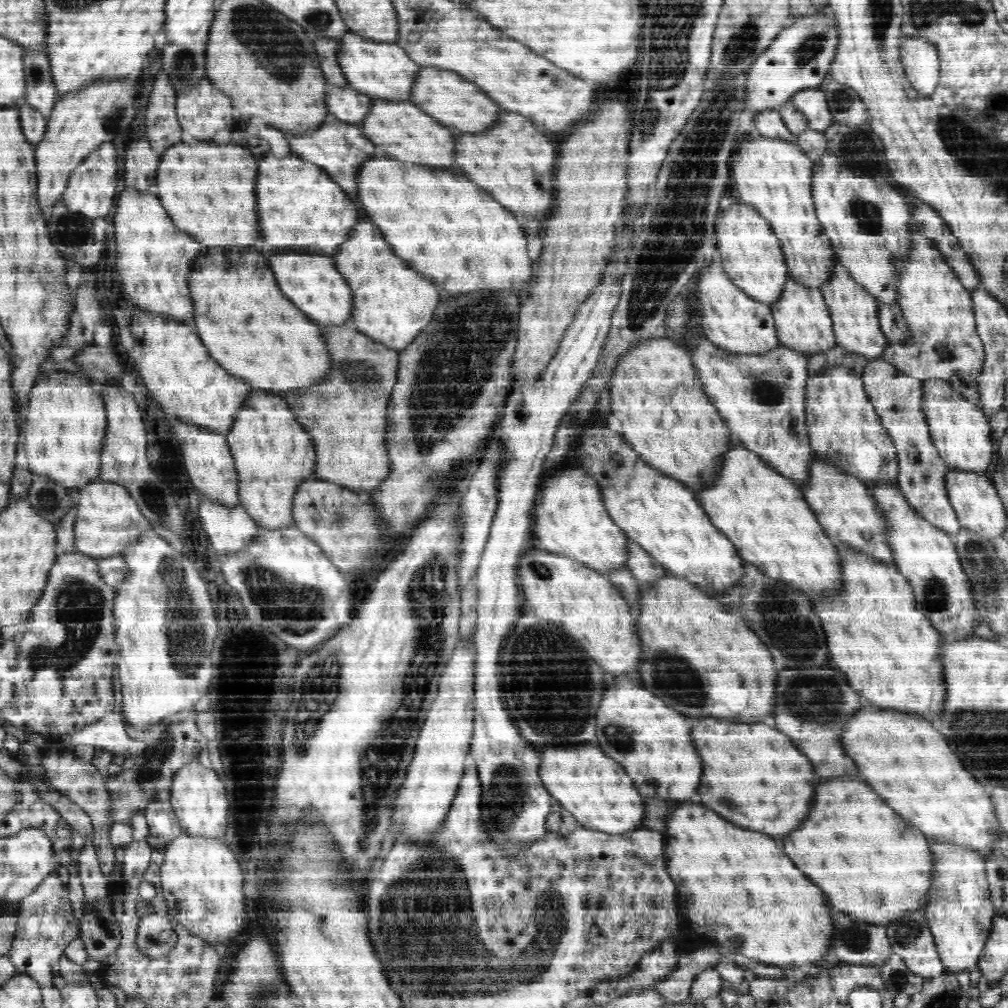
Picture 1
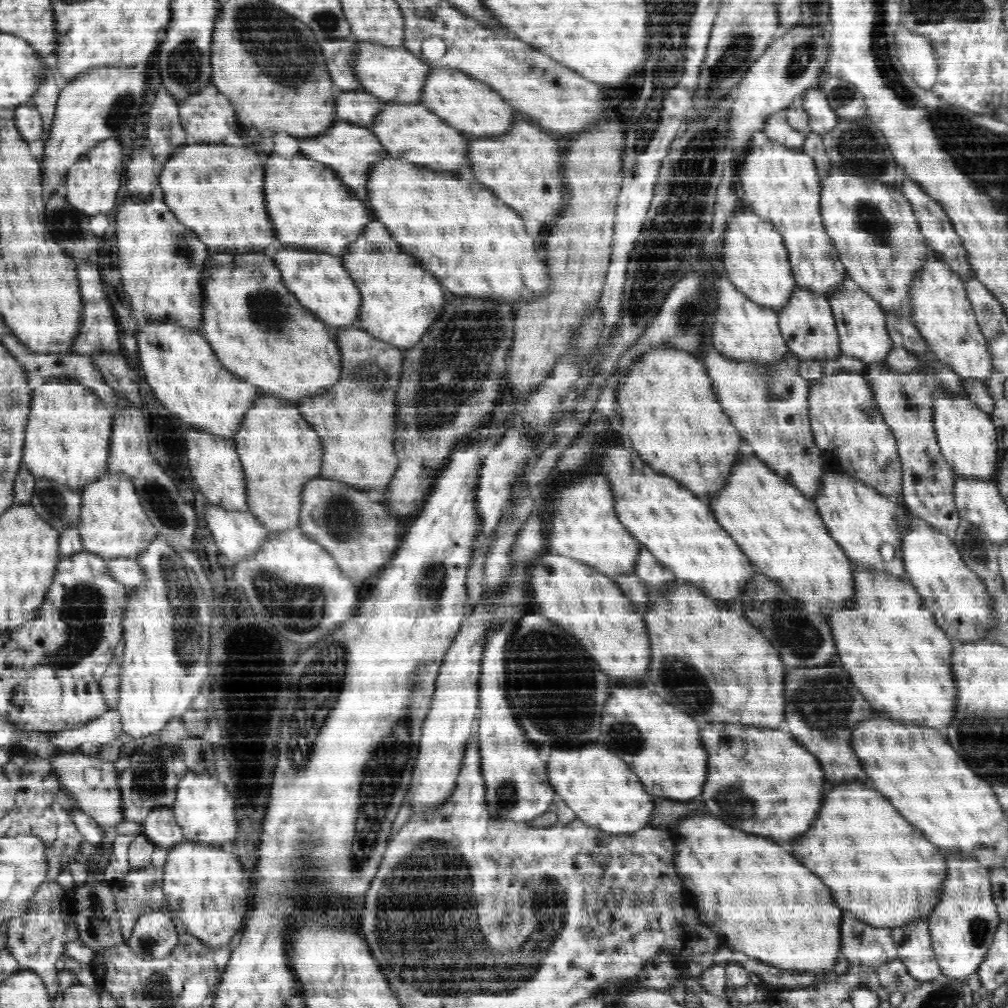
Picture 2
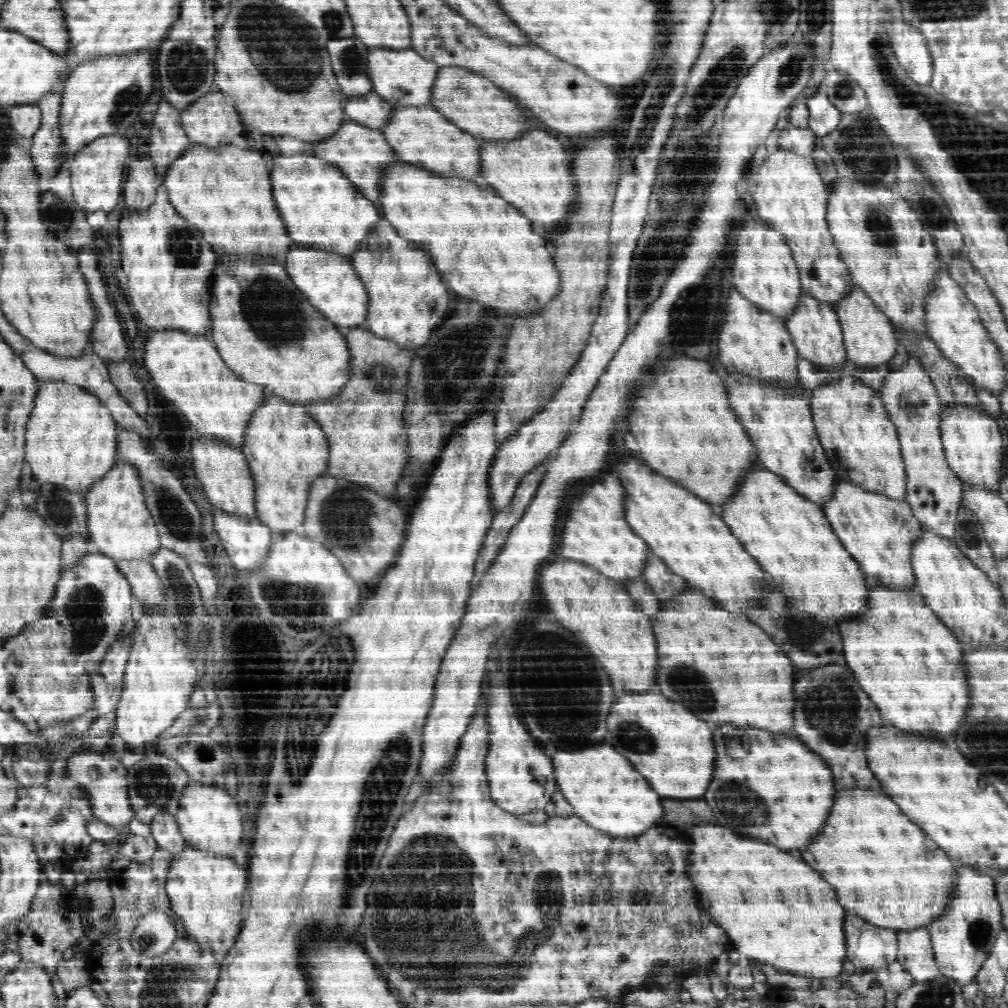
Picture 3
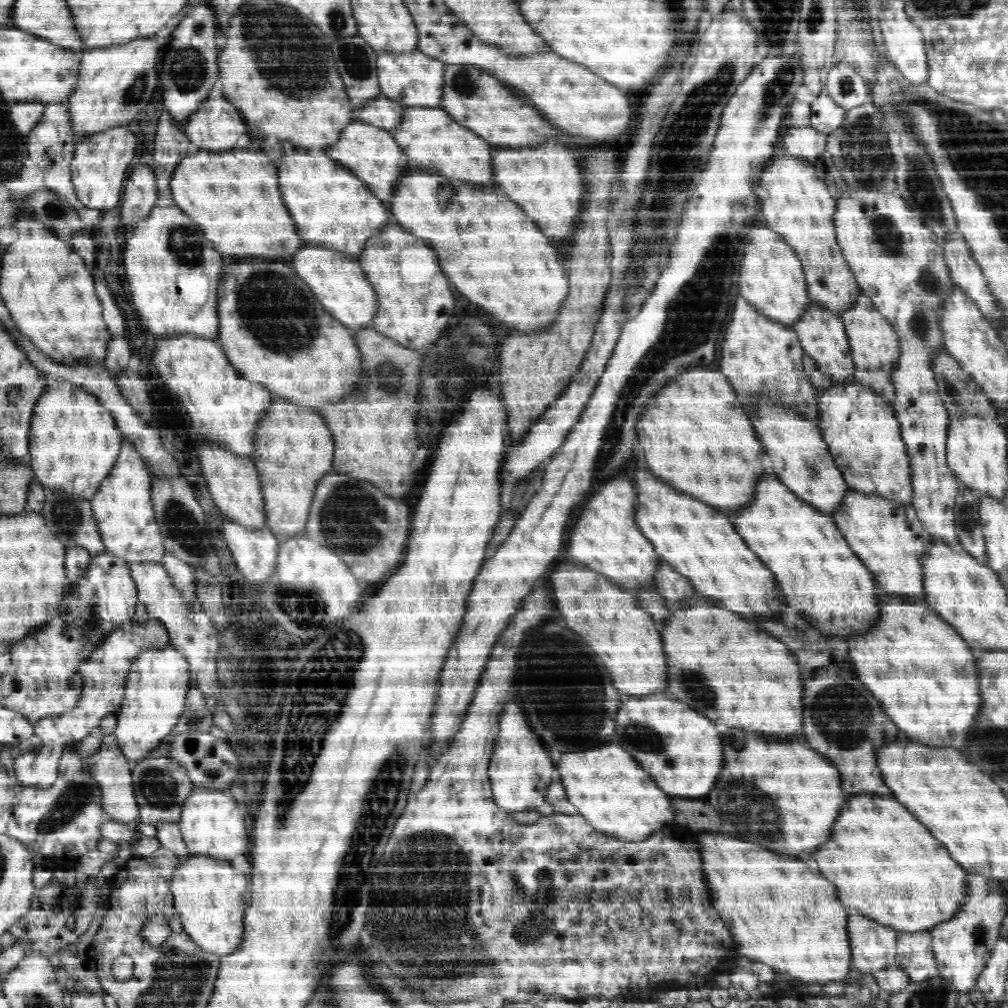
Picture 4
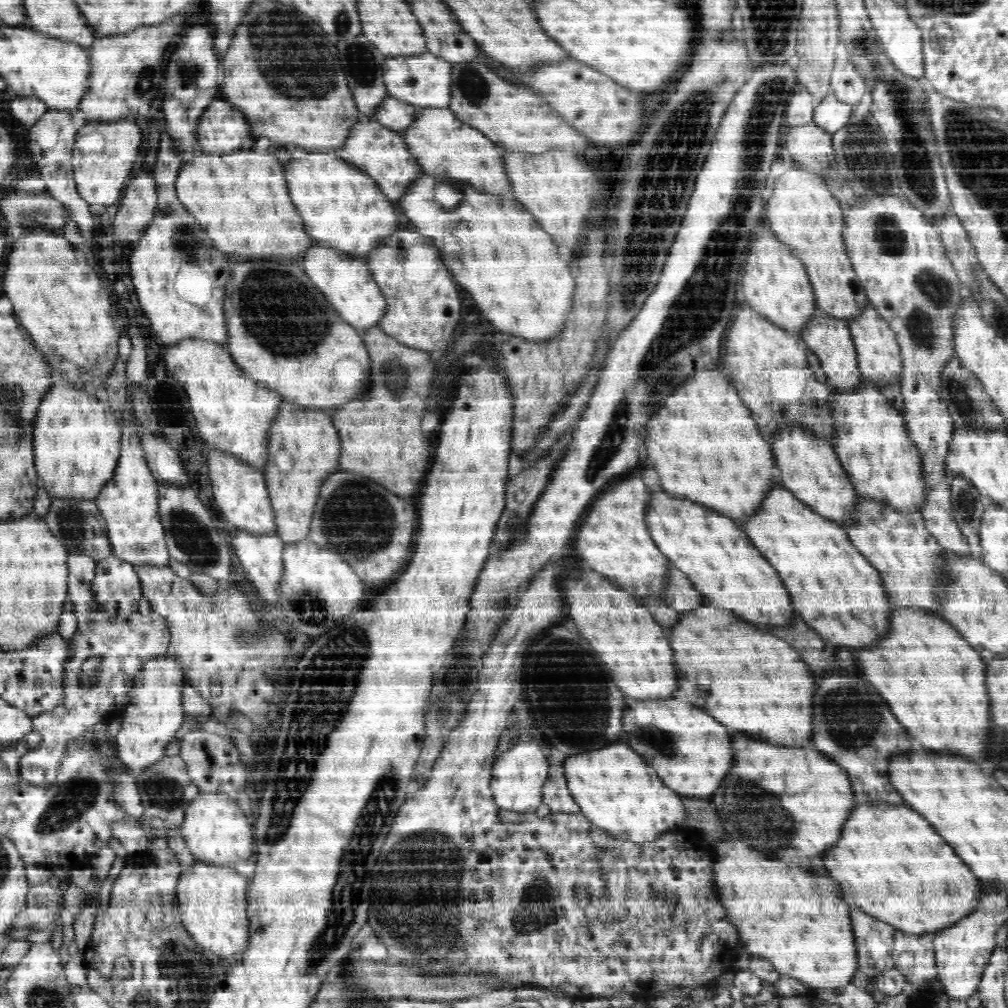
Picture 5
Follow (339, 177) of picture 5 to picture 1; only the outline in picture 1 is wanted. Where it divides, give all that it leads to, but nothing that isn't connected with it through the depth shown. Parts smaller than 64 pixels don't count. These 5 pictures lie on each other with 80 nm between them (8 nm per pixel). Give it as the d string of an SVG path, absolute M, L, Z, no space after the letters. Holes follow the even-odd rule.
M264 124L262 136L270 142L270 154L264 154L259 162L260 176L260 216L264 216L264 244L270 250L302 250L302 252L324 252L324 256L334 256L336 246L340 246L348 234L352 234L352 226L360 220L358 208L348 200L348 196L338 186L338 181L332 180L320 165L312 164L294 154L291 154L289 142L283 134Z

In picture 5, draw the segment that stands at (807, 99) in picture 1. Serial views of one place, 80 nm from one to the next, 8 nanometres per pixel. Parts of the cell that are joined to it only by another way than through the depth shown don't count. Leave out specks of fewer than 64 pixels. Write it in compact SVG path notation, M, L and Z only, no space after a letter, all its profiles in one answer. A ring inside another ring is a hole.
M832 92L828 93L814 110L814 122L824 128L826 132L834 134L850 122L854 112L854 105L838 100Z

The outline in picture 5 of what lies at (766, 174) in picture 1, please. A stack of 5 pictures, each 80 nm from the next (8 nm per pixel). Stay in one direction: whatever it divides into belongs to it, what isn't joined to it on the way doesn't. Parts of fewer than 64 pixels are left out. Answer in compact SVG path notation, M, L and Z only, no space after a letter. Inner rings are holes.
M794 164L774 181L774 189L769 196L772 198L768 200L764 213L768 220L766 228L784 242L803 264L814 288L818 312L845 322L862 317L870 300L848 257L840 202L828 190L824 179L812 172L798 170Z

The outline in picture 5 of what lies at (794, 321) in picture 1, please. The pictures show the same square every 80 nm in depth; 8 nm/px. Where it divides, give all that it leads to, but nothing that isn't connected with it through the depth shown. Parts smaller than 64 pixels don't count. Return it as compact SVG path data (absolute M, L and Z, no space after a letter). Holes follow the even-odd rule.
M816 311L811 322L800 334L801 339L807 344L807 348L818 357L822 370L827 376L828 385L840 394L851 395L852 392L864 386L851 329L844 320L833 319L832 316Z

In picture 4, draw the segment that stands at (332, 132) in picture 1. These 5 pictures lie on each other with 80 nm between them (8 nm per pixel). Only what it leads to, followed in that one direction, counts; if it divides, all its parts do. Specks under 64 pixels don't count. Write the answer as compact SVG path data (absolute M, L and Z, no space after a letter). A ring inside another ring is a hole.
M352 120L344 127L342 138L334 146L322 150L326 156L350 169L364 184L368 184L368 188L372 188L371 192L376 192L376 197L380 200L388 200L392 196L397 180L410 167L403 148L396 144L394 133L362 121Z

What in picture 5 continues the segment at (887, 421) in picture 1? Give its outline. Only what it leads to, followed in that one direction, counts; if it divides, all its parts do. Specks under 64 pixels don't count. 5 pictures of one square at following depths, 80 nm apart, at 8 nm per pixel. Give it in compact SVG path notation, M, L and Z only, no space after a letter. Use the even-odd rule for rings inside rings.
M900 195L857 196L855 203L855 206L843 212L844 218L848 218L848 222L845 220L844 228L846 249L856 277L859 278L860 285L868 295L870 306L874 306L882 319L888 322L895 332L901 350L903 372L898 387L902 392L904 406L900 411L906 417L906 425L912 441L922 451L926 483L928 483L926 506L920 510L920 514L923 516L928 532L931 532L944 549L959 558L972 558L972 548L968 538L964 537L962 529L956 524L952 514L952 495L949 489L953 475L946 469L945 458L949 453L949 442L956 426L951 412L940 397L942 370L952 358L956 358L954 345L957 331L956 316L959 315L958 310L962 308L963 300L959 274L952 262L948 261L947 250L934 221L924 218L923 213L915 205L904 200L904 197Z

